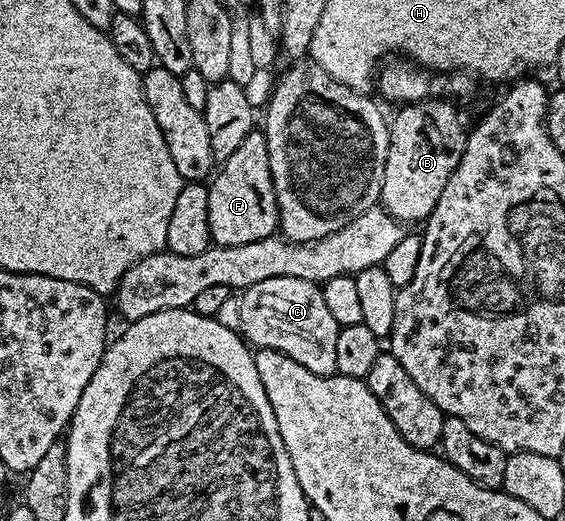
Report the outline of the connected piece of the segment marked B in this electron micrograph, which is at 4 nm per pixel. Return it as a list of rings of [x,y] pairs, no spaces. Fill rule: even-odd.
[[[449,98],[417,100],[413,104],[398,107],[398,112],[388,121],[389,149],[387,162],[383,166],[383,186],[379,204],[396,220],[428,220],[429,215],[435,210],[435,202],[439,202],[439,194],[443,194],[443,186],[447,186],[447,178],[451,178],[455,166],[459,166],[459,158],[463,158],[470,129],[467,124],[465,128],[465,116],[453,104],[456,103]]]

